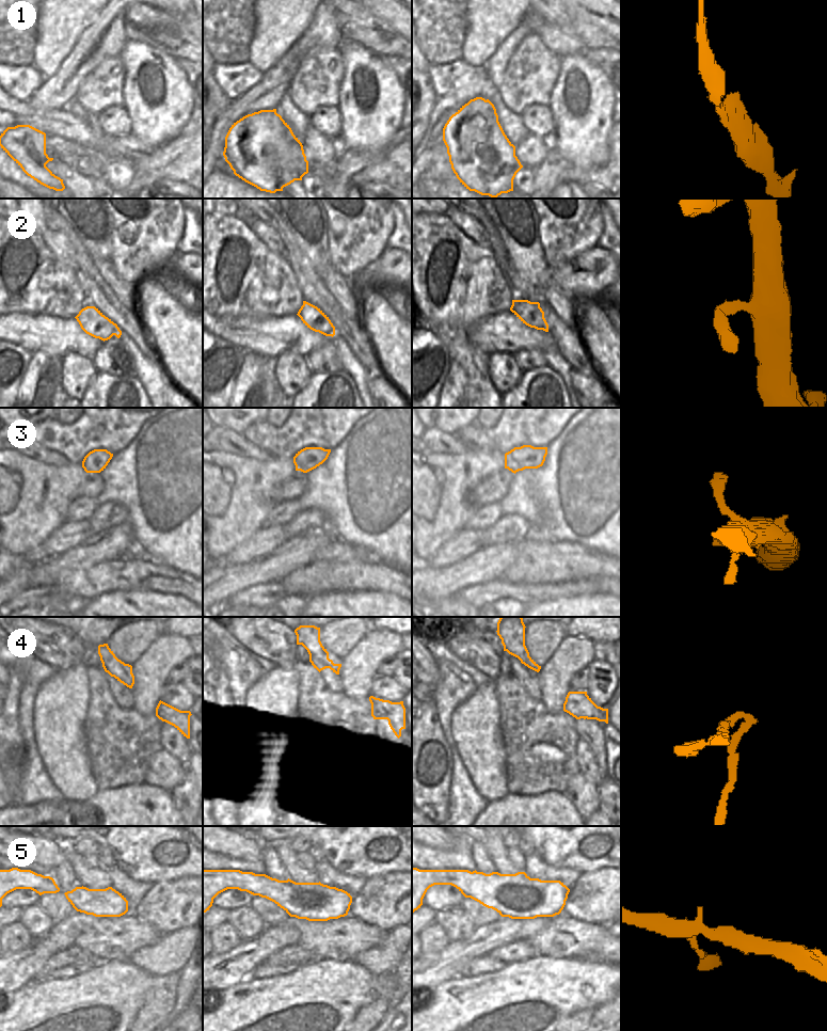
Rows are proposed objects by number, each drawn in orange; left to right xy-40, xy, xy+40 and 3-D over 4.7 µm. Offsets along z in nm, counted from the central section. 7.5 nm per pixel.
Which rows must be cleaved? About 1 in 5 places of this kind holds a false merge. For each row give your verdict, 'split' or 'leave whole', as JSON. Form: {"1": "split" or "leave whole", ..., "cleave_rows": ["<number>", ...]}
{"1": "leave whole", "2": "leave whole", "3": "leave whole", "4": "split", "5": "leave whole", "cleave_rows": ["4"]}

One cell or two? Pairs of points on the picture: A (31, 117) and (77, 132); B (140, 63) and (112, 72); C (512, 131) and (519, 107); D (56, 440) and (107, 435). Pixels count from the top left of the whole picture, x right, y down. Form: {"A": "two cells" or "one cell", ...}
{"A": "one cell", "B": "two cells", "C": "two cells", "D": "one cell"}

